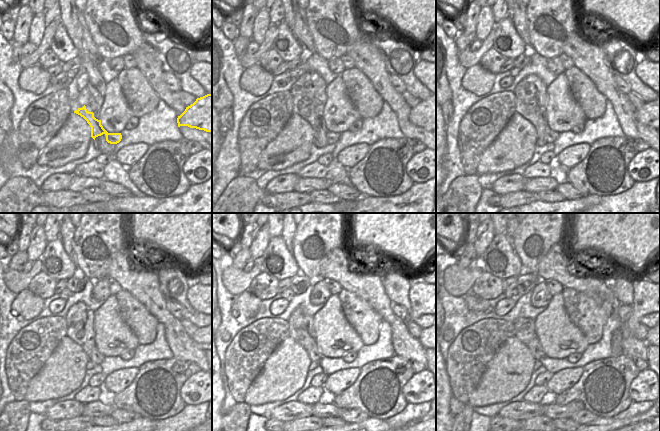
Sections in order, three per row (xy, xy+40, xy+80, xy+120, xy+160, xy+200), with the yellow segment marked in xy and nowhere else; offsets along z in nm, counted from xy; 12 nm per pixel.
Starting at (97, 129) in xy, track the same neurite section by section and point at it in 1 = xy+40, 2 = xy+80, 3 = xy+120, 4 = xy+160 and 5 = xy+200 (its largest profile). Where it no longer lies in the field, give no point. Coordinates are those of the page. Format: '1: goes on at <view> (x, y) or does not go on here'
1: goes on at xy+40 (318, 125)
2: goes on at xy+80 (544, 132)
3: goes on at xy+120 (87, 343)
4: goes on at xy+160 (315, 356)
5: goes on at xy+200 (540, 353)

